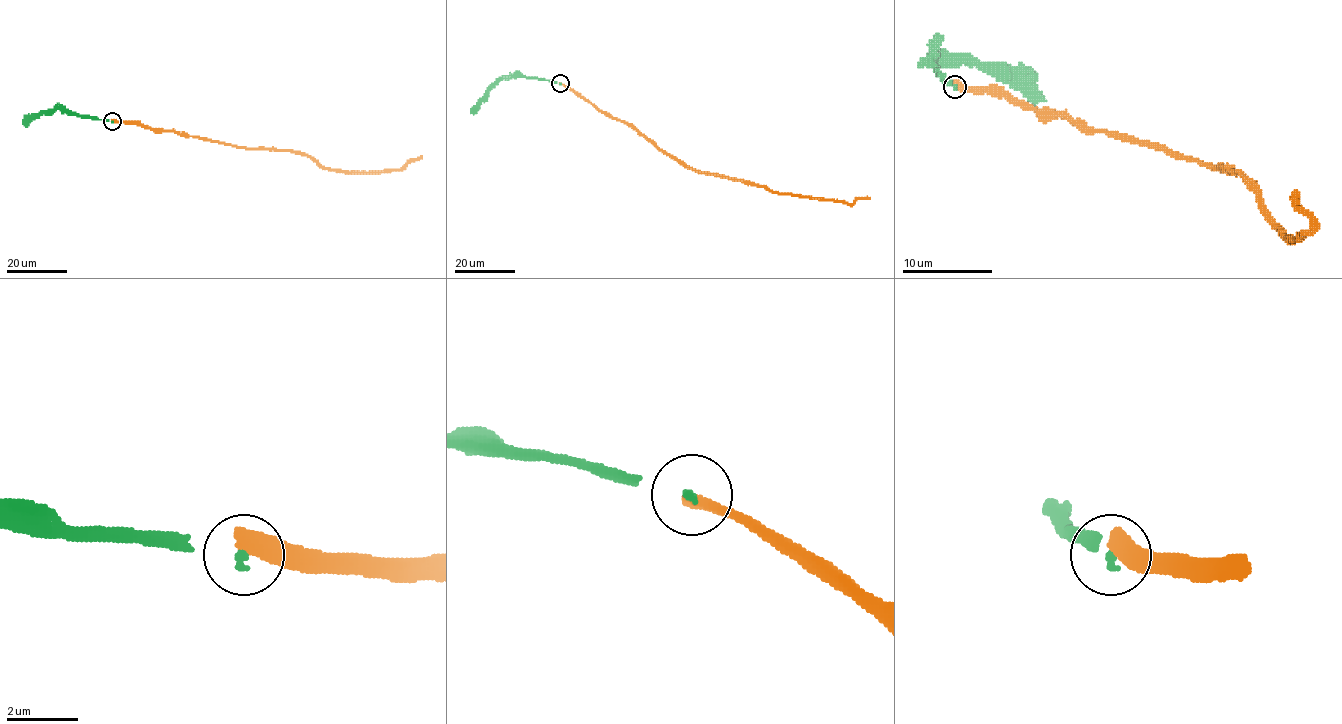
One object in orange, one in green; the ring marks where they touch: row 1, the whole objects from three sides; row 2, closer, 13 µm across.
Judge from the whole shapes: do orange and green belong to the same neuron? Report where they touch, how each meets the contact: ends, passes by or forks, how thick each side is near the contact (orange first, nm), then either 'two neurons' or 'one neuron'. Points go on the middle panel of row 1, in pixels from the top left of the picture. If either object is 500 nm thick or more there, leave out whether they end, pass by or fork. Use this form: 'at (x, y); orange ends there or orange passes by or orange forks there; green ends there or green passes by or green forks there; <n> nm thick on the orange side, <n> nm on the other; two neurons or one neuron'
at (560, 83); orange ends there; green ends there; 440 nm thick on the orange side, 170 nm on the other; two neurons

